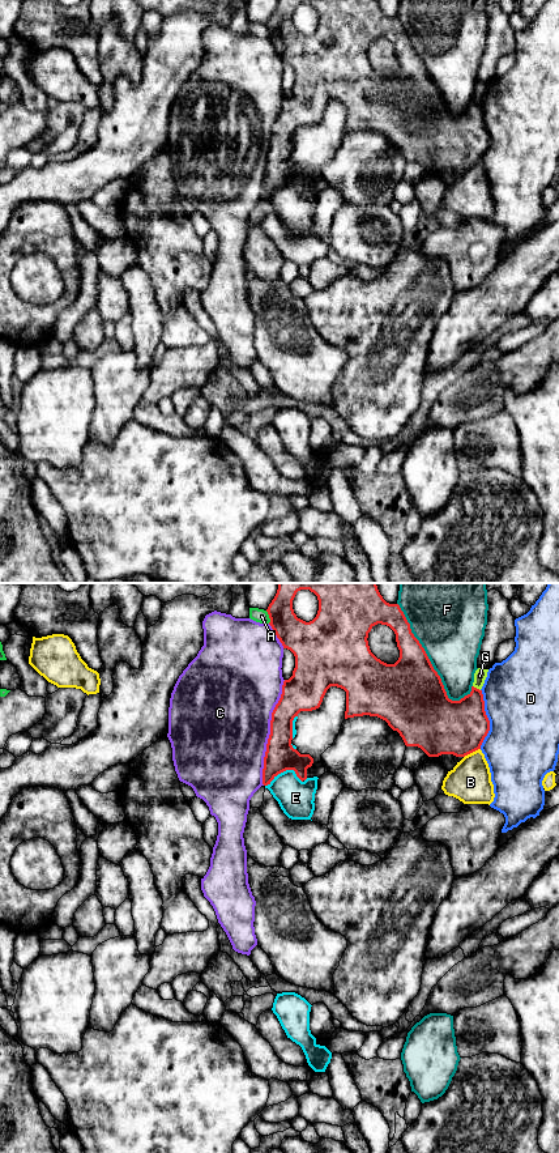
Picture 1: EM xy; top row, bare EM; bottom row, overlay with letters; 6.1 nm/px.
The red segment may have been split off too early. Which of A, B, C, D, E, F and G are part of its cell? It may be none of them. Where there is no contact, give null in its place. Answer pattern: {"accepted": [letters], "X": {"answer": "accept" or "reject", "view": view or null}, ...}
{"accepted": [], "A": {"answer": "reject", "view": "xy"}, "B": {"answer": "reject", "view": "xy"}, "C": {"answer": "reject", "view": "xy"}, "D": {"answer": "reject", "view": "xy"}, "E": {"answer": "reject", "view": "xy"}, "F": {"answer": "reject", "view": "xy"}, "G": {"answer": "reject", "view": "xy"}}

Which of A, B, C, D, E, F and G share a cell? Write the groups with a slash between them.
A / B / C / D / E / F / G

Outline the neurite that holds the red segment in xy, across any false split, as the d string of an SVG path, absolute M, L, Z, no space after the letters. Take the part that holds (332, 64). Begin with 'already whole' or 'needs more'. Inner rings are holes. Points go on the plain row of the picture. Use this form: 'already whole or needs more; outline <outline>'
already whole; outline M278 0L266 26L283 63L294 68L295 82L293 90L283 95L281 112L272 127L264 200L286 184L294 184L302 196L307 193L313 173L293 162L293 135L300 125L319 123L330 101L346 106L345 133L377 131L400 148L406 161L418 161L428 171L465 171L481 163L490 145L482 105L471 101L471 106L460 115L449 114L400 20L387 17L377 0ZM300 4L310 4L319 14L317 29L310 37L298 33L293 24L293 14ZM377 38L389 41L396 48L400 72L394 78L381 76L370 64L368 47Z

